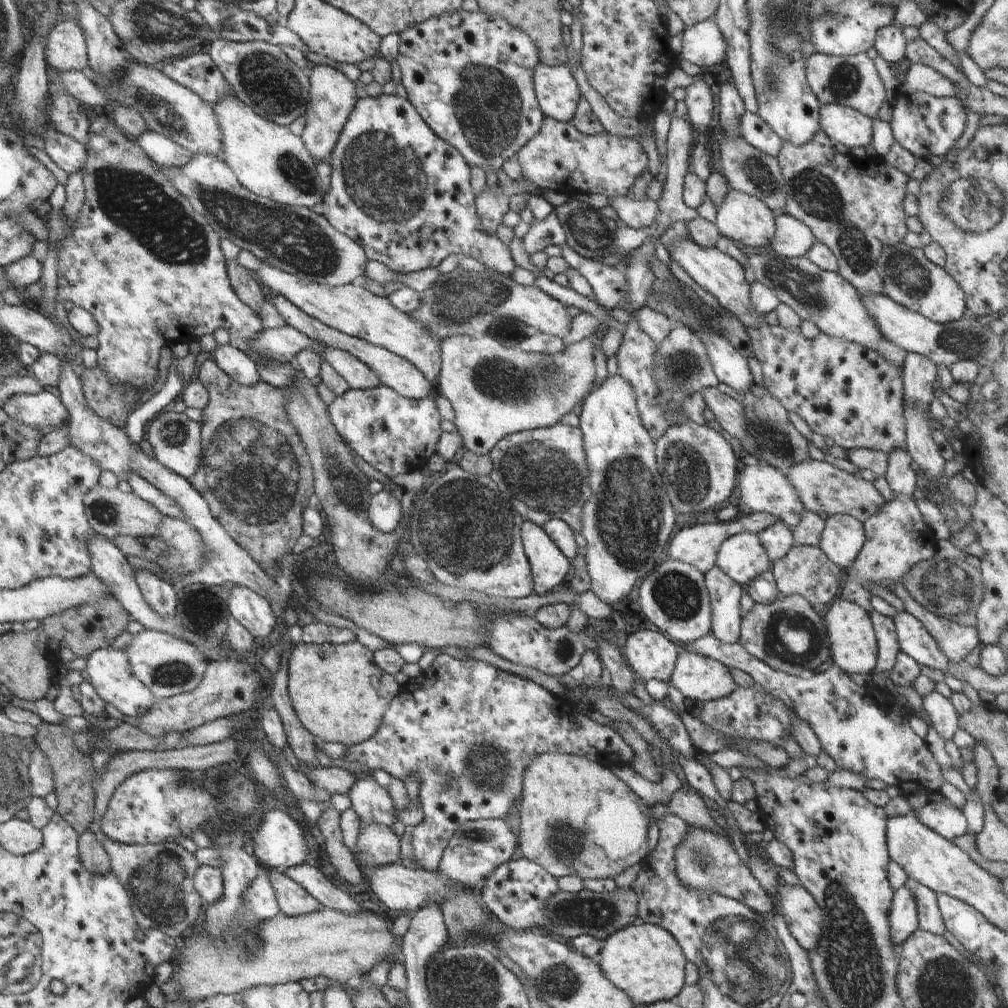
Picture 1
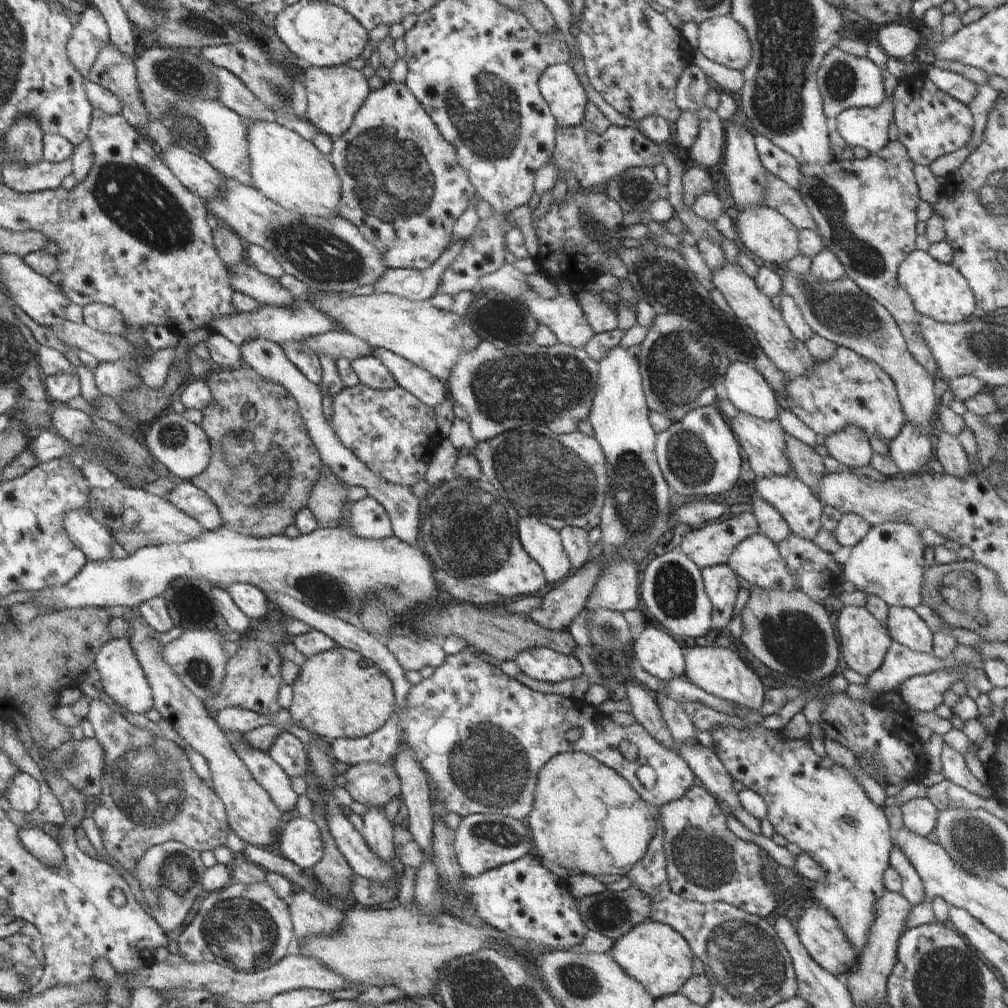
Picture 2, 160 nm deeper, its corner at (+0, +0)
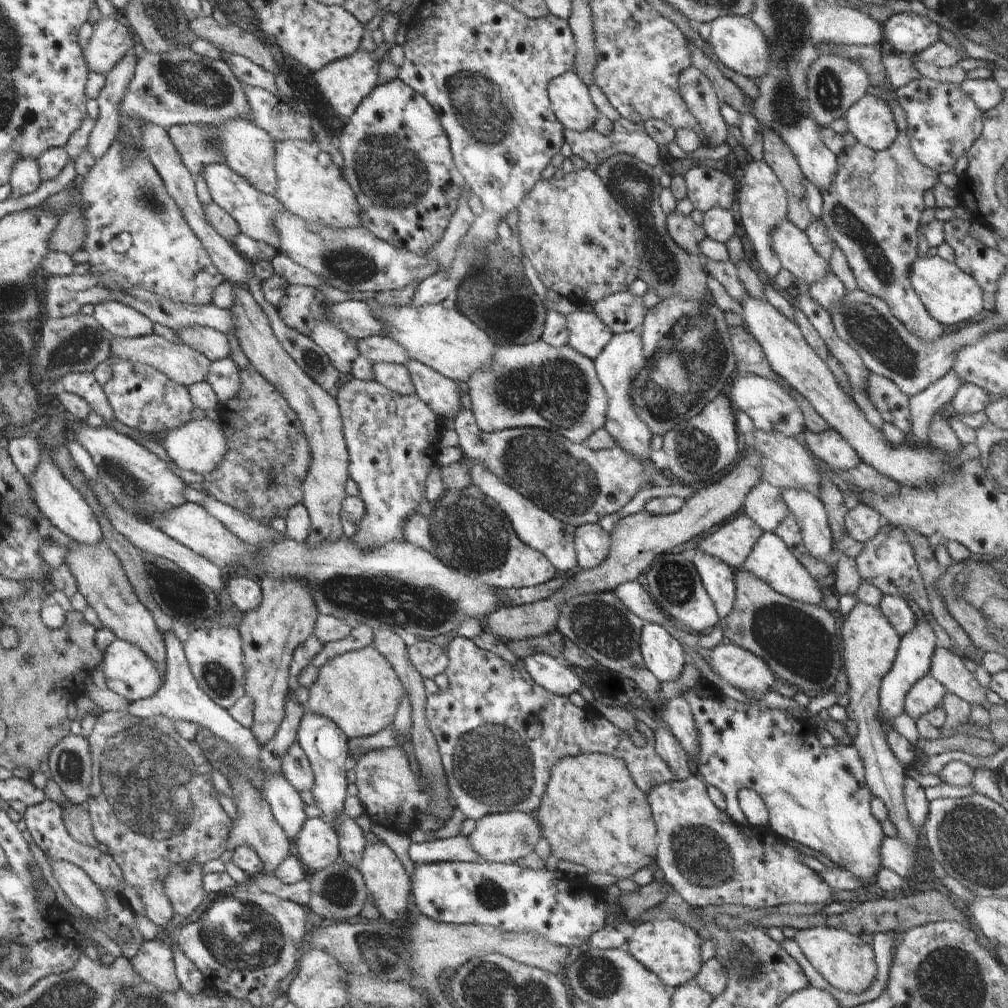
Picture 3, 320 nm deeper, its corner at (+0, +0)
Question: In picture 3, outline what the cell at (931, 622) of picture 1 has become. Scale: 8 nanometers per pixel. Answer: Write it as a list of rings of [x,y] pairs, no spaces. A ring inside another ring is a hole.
[[[937,641],[929,672],[946,691],[965,700],[968,704],[978,704],[989,709],[986,687],[976,681],[973,672],[956,653],[945,649]]]

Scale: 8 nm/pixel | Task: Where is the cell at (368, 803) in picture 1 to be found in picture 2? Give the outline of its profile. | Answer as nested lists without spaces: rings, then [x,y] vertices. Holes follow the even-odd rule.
[[[368,807],[362,816],[364,827],[361,835],[365,844],[380,860],[390,863],[395,856],[395,845],[392,840],[393,826],[388,822],[382,807]]]

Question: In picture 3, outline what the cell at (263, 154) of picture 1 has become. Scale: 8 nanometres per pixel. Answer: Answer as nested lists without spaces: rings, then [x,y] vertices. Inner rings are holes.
[[[296,139],[275,141],[275,197],[288,212],[309,223],[344,230],[362,225],[361,208],[353,194],[353,188],[343,175],[343,162],[342,153],[336,143]]]

